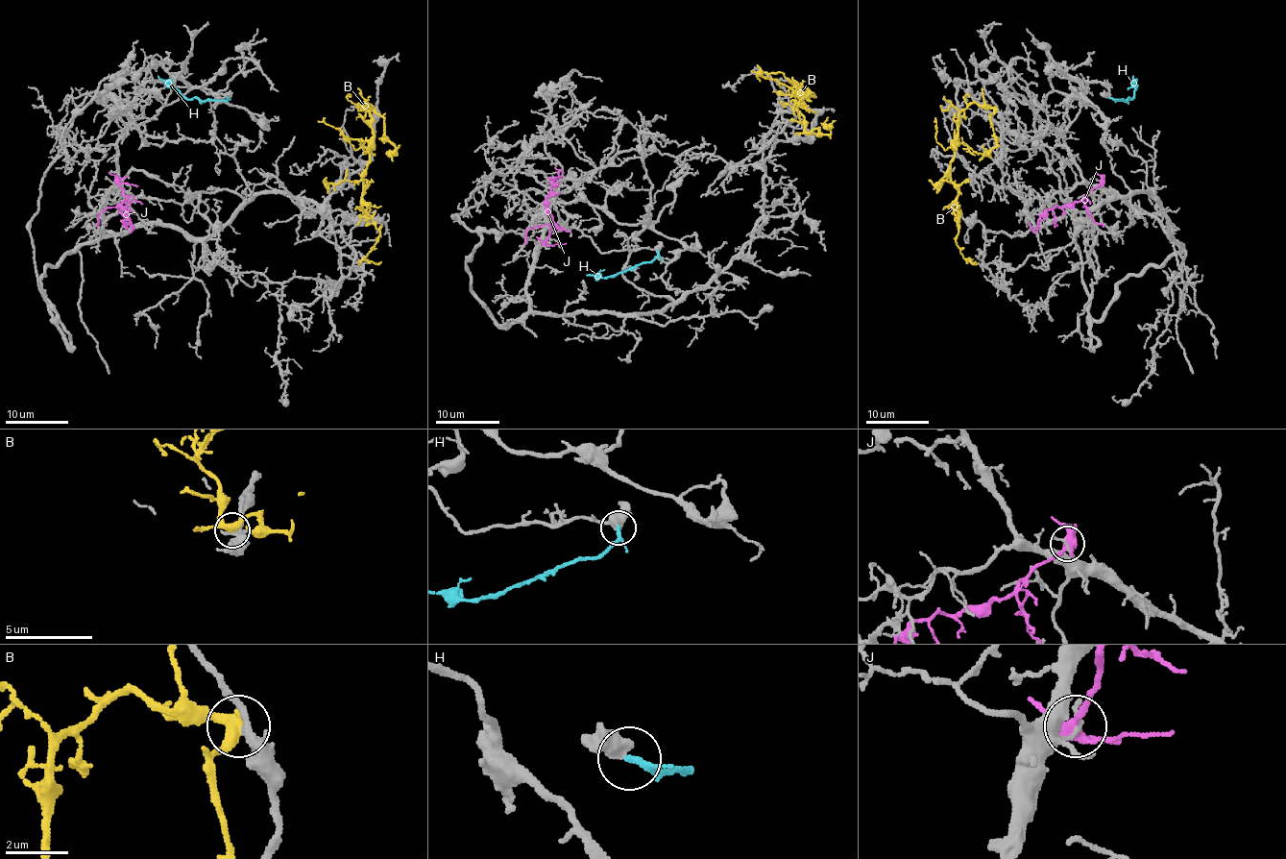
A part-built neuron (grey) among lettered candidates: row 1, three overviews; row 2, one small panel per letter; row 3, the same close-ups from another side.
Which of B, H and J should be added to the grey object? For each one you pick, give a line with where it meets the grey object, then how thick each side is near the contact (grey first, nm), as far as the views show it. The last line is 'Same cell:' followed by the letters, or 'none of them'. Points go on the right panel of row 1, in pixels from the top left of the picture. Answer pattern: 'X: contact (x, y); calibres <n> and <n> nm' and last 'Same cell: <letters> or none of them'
Same cell: none of them

